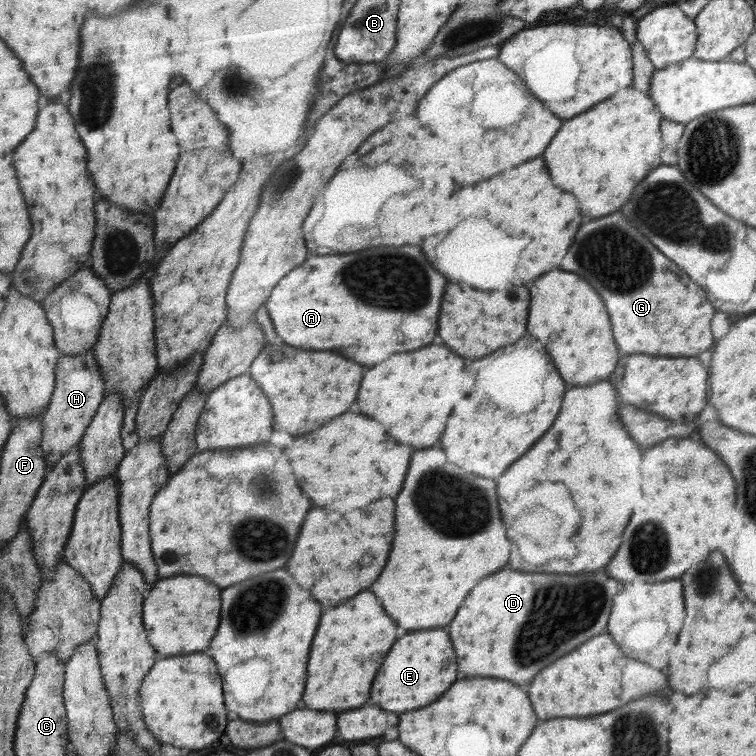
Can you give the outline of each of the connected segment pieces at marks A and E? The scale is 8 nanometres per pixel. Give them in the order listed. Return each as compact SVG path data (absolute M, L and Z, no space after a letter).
M379 246L343 256L309 256L275 287L264 309L269 311L268 325L277 330L287 344L307 350L337 350L343 356L373 366L385 362L395 352L411 352L433 344L433 340L421 338L395 338L395 312L403 318L425 316L433 324L433 332L437 332L445 286L447 278L431 266L421 246Z
M445 630L413 632L397 640L395 648L391 648L391 656L387 656L379 676L375 678L371 700L389 712L423 708L449 690L449 686L459 678L457 672L457 654L451 636Z

